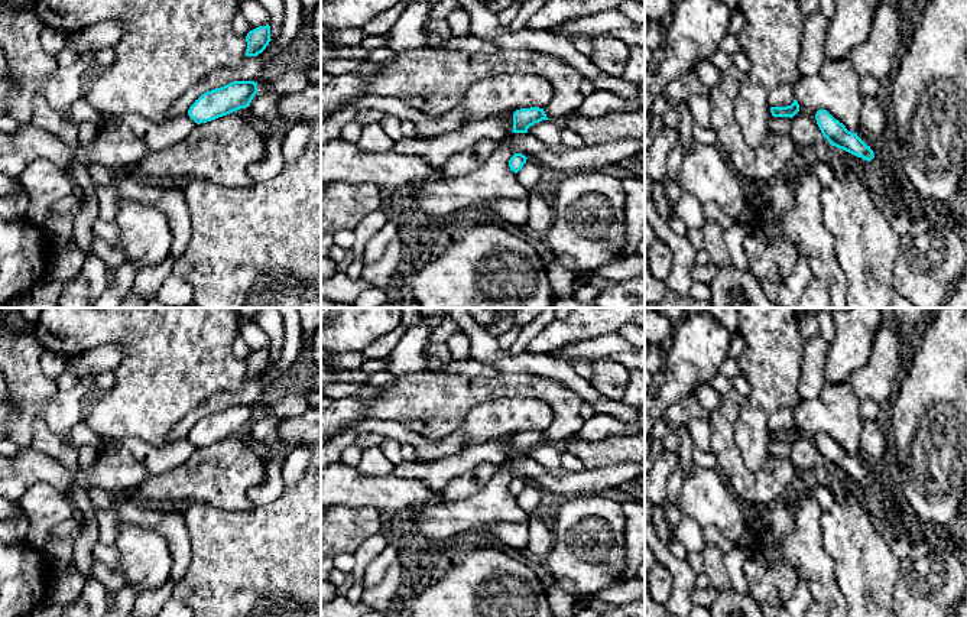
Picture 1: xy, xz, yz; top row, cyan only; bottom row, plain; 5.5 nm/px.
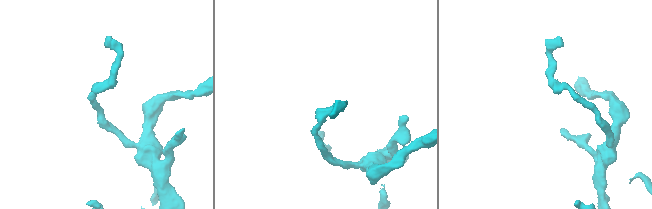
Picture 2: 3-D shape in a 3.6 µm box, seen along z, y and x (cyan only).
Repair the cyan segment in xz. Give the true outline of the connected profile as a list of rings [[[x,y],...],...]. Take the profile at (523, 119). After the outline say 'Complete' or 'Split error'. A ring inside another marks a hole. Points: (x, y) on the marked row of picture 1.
[[[539,107],[520,108],[513,113],[513,133],[528,133],[528,129],[535,123],[549,120]]]. Complete

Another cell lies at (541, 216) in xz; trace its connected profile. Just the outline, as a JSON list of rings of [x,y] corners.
[[[539,185],[536,189],[529,191],[529,220],[526,225],[529,231],[546,233],[551,227],[554,214],[548,195],[549,189],[542,185]]]

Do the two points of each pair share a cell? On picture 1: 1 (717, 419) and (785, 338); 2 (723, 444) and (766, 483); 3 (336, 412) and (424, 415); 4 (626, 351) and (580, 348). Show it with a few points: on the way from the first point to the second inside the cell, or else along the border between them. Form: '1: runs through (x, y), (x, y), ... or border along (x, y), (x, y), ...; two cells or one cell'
1: border along (746, 398), (732, 429); two cells
2: runs through (729, 457), (730, 463), (753, 484); one cell
3: border along (336, 399), (364, 399), (369, 403), (369, 416); two cells
4: runs through (615, 348), (591, 348); one cell

